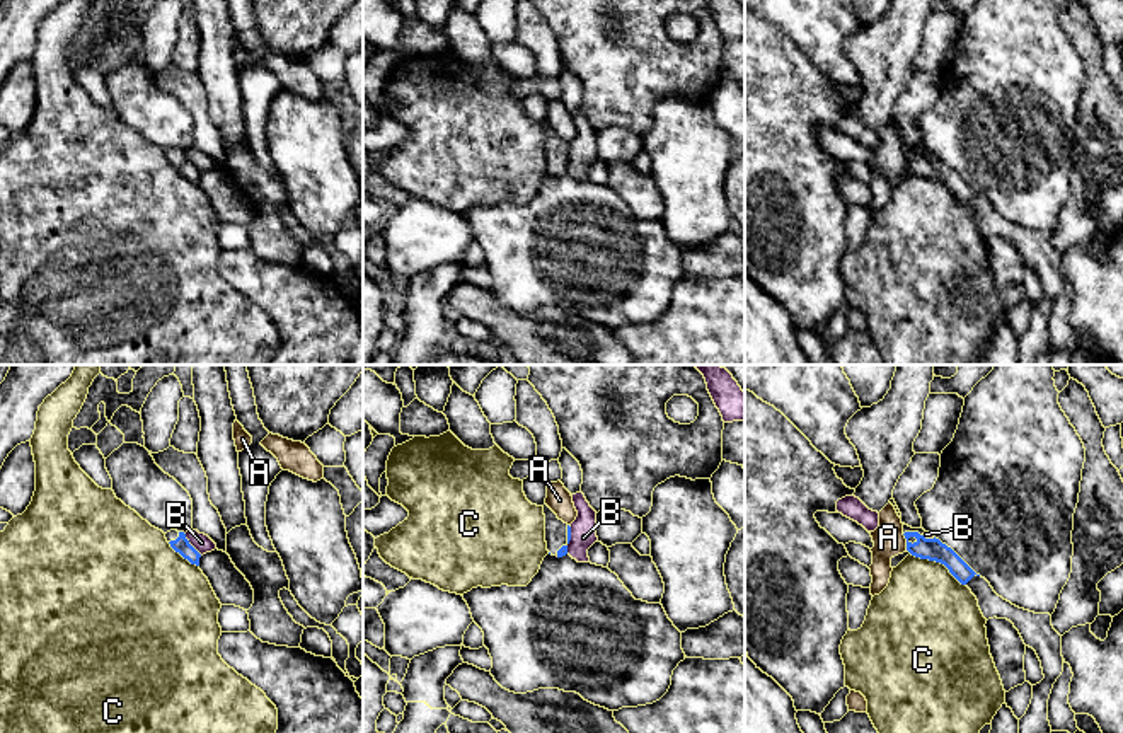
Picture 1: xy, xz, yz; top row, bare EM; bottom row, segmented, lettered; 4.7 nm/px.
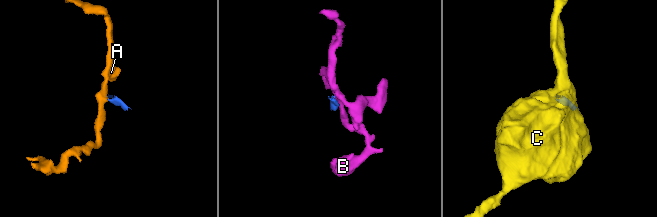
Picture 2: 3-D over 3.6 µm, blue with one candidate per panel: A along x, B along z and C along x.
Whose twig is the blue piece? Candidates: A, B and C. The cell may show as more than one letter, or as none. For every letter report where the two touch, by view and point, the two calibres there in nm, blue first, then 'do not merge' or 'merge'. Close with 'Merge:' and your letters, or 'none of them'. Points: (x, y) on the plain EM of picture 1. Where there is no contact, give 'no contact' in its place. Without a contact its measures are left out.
A: meets blue in yz at (907, 161); 110 nm thick on the blue side, 150 nm on the other; do not merge
B: meets blue in xy at (190, 162); 80 nm thick on the blue side, 90 nm on the other; do not merge
C: meets blue in yz at (938, 179); 110 nm thick on the blue side, 440 nm on the other; do not merge
Merge: none of them

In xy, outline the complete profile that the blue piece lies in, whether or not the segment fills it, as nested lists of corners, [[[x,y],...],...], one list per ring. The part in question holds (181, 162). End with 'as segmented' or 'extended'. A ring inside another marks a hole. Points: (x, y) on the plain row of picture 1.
[[[170,148],[165,152],[165,157],[170,165],[184,177],[187,177],[191,182],[199,184],[201,172],[189,162],[184,150]]] | extended

